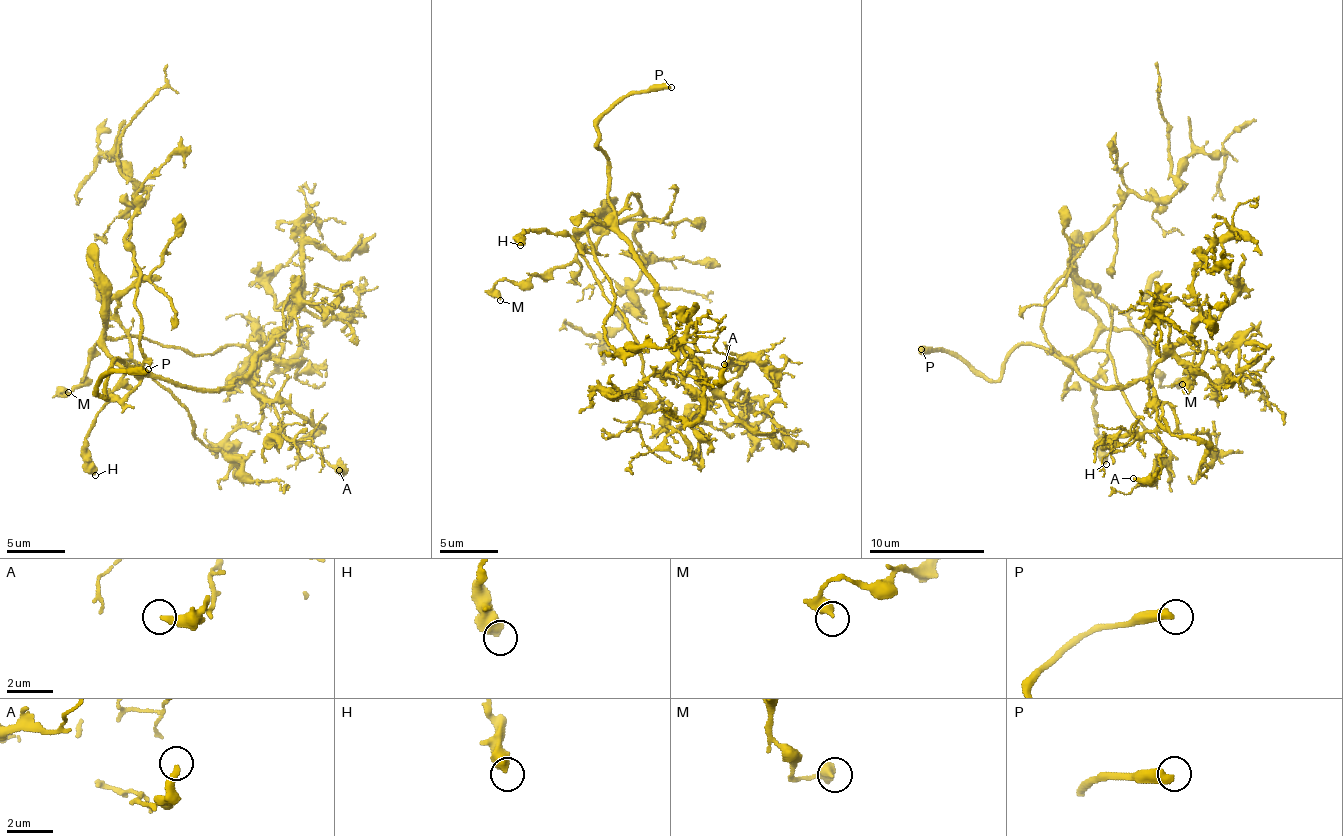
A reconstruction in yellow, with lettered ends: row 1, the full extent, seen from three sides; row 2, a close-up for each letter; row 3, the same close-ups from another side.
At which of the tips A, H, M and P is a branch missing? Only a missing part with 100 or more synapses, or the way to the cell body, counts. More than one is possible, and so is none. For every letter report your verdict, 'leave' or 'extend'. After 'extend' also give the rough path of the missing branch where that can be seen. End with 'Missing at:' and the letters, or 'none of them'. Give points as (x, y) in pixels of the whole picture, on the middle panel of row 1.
A: leave
H: leave
M: leave
P: extend
Missing at: P

